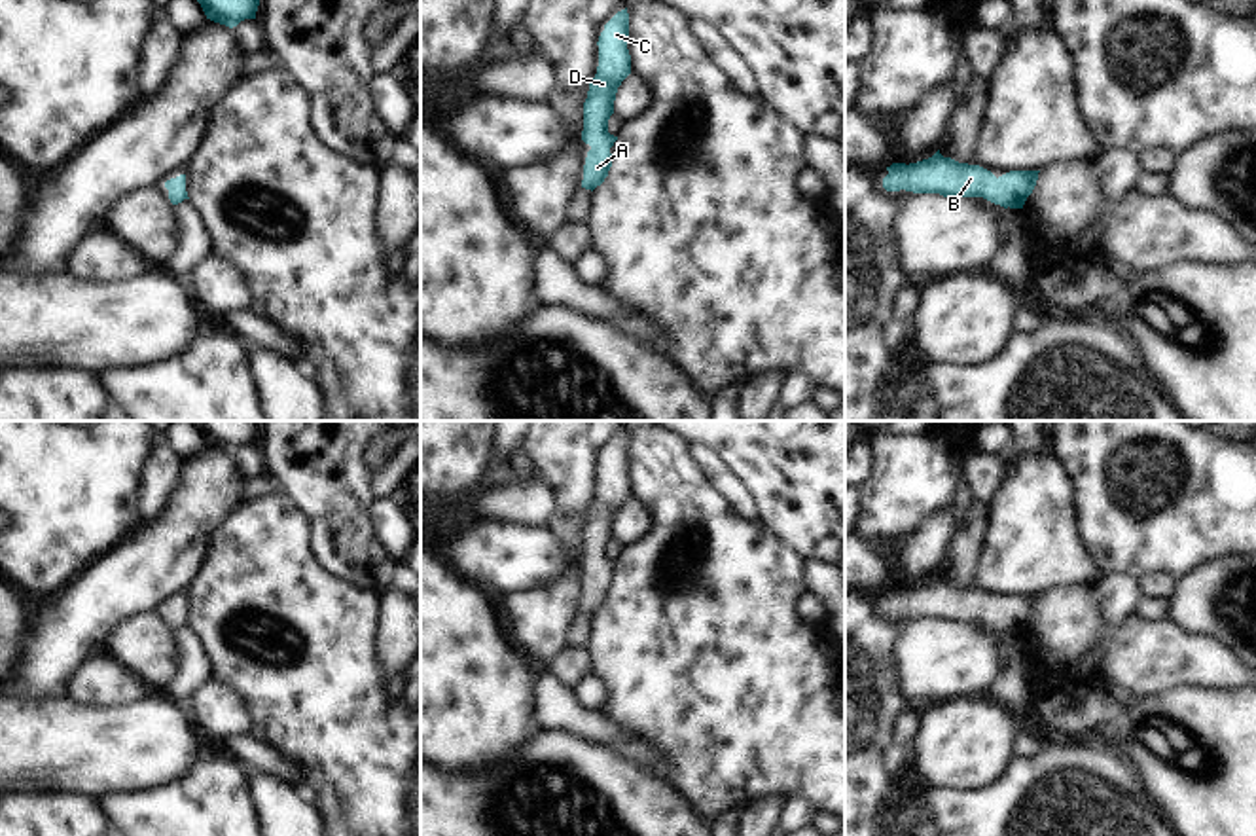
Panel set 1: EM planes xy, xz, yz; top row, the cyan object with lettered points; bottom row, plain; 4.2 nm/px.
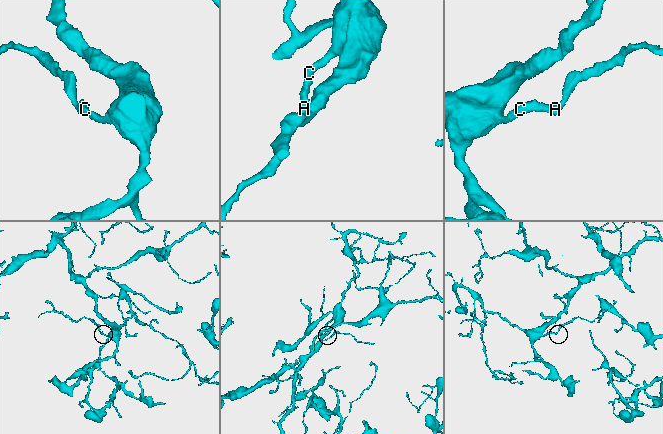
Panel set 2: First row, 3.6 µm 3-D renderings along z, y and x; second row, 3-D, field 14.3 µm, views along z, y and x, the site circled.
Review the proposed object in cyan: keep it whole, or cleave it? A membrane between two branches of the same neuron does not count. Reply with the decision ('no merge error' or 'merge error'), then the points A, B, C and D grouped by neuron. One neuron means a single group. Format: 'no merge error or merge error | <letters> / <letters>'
no merge error | A B C D

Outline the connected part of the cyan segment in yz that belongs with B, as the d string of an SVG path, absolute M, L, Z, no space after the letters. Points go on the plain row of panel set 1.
M940 574L917 588L892 588L883 603L887 616L940 618L943 622L983 622L1004 633L1023 633L1040 595L1010 595L995 601L979 590L943 582Z

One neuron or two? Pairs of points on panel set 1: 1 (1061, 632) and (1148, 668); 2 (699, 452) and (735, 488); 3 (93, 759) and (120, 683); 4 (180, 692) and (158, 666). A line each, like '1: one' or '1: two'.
1: one
2: one
3: two
4: two

